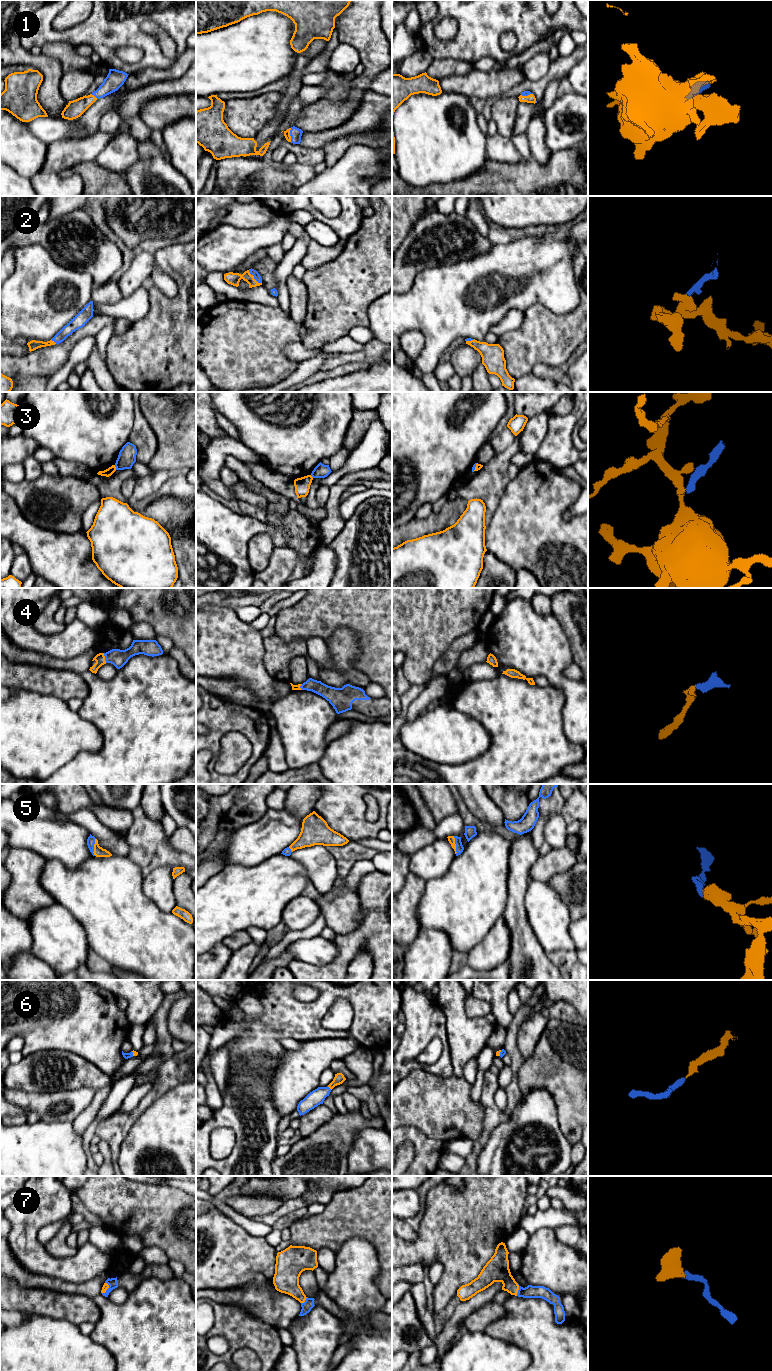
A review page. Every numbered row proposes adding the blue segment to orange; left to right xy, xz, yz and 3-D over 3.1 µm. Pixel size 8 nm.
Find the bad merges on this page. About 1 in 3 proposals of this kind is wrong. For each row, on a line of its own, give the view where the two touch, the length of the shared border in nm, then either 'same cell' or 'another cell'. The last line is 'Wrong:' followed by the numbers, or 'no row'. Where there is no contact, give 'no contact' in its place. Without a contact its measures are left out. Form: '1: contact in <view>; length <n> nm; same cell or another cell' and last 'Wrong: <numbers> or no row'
1: contact in xz; length 110 nm; same cell
2: contact in xz; length 160 nm; same cell
3: contact in xy; length 40 nm; another cell
4: contact in xy; length 80 nm; same cell
5: contact in yz; length 150 nm; same cell
6: contact in xz; length 50 nm; same cell
7: contact in yz; length 100 nm; same cell
Wrong: 3

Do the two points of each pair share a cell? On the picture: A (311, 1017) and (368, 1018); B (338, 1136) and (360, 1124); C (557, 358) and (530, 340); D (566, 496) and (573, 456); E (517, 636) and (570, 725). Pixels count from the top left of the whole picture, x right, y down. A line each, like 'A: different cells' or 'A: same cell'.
A: same cell
B: same cell
C: same cell
D: different cells
E: same cell

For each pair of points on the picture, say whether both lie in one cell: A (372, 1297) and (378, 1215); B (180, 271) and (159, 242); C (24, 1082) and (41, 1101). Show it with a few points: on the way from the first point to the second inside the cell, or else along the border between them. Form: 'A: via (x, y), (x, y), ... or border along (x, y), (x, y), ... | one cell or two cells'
A: border along (355, 1237), (366, 1239), (373, 1246), (379, 1273) | two cells
B: border along (185, 242), (160, 247), (153, 253) | two cells
C: border along (10, 1088), (39, 1092), (56, 1091) | two cells

